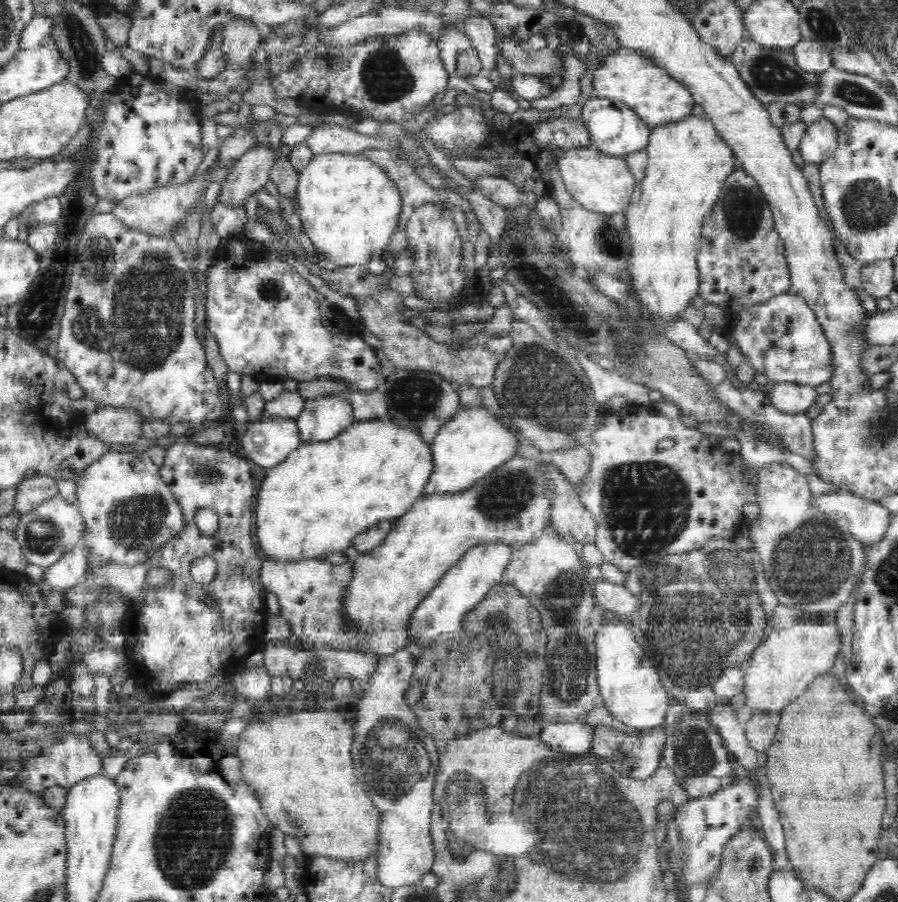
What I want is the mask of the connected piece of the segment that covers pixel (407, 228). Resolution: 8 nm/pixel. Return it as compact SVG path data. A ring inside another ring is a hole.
M424 202L418 208L414 208L412 214L406 218L404 224L404 237L406 237L406 249L410 252L410 260L412 260L412 268L410 268L406 277L410 277L412 281L412 292L416 298L422 298L428 304L434 304L440 312L454 312L472 304L472 302L488 303L486 297L490 291L484 290L480 284L476 283L476 275L473 278L468 276L466 268L464 268L464 258L462 258L462 236L458 233L456 222L452 219L452 209L440 202Z

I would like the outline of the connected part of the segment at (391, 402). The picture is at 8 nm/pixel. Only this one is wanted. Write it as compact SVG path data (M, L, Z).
M388 367L384 381L383 391L390 420L402 423L402 426L418 427L426 442L433 442L438 430L461 406L454 383L433 371Z

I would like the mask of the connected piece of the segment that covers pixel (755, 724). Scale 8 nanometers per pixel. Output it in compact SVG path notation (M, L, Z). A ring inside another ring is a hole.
M780 711L769 713L753 713L752 718L745 724L745 735L756 752L766 754L772 746L780 718Z

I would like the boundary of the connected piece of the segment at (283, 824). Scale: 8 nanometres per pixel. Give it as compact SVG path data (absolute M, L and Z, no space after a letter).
M310 704L310 708L300 708L298 712L288 713L286 715L264 716L260 718L260 714L249 715L250 722L238 736L238 745L234 747L232 755L238 759L238 773L240 779L248 785L252 797L256 797L260 810L264 813L264 817L268 819L272 827L279 828L286 835L298 839L302 852L307 856L310 855L326 855L332 858L340 858L346 861L358 861L366 859L371 855L377 854L377 831L378 831L378 811L374 810L370 797L364 792L362 786L358 784L358 779L354 775L354 767L352 767L352 757L350 757L350 746L352 746L353 738L353 721L349 719L349 710L328 711L322 710L315 704Z

